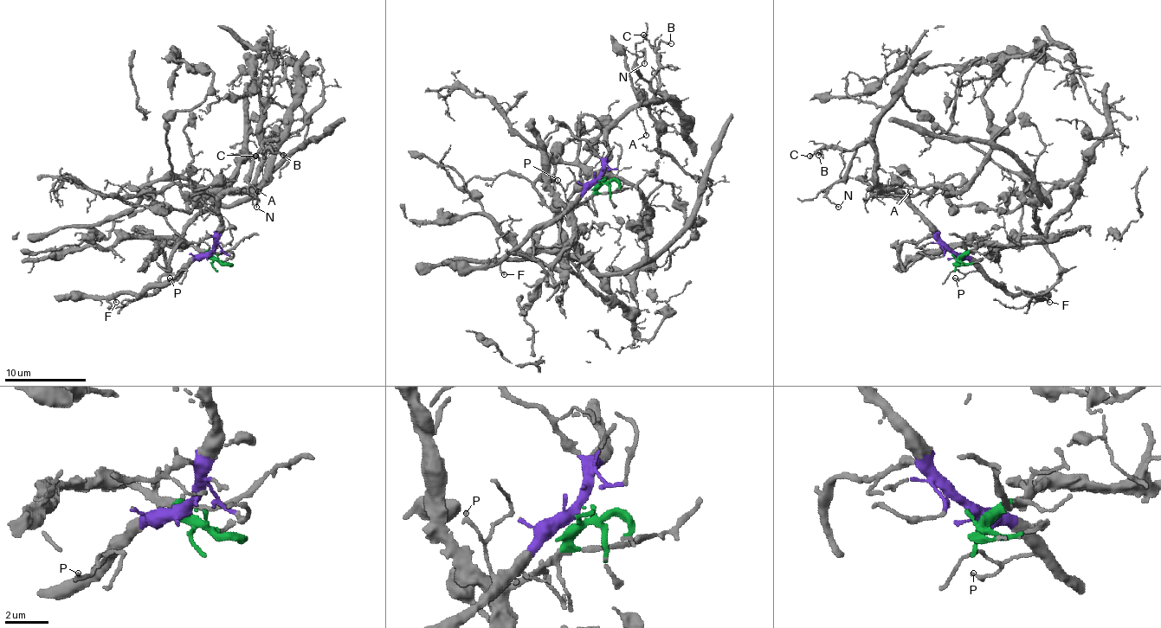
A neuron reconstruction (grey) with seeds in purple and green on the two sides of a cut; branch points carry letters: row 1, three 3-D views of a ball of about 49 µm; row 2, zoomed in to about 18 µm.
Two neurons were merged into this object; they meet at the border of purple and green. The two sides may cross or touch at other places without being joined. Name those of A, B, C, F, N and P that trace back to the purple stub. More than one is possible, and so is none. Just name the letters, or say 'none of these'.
A, B, C, F, N, P

